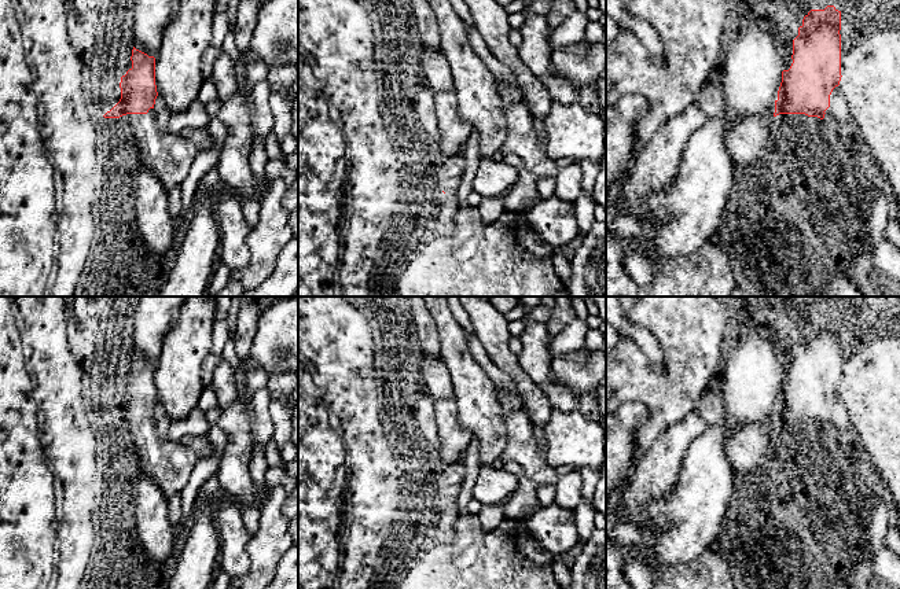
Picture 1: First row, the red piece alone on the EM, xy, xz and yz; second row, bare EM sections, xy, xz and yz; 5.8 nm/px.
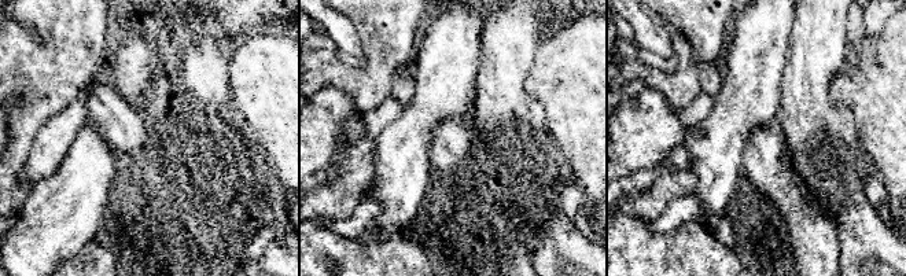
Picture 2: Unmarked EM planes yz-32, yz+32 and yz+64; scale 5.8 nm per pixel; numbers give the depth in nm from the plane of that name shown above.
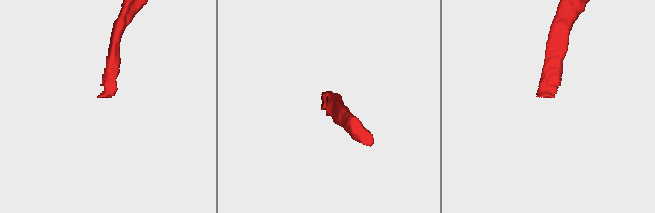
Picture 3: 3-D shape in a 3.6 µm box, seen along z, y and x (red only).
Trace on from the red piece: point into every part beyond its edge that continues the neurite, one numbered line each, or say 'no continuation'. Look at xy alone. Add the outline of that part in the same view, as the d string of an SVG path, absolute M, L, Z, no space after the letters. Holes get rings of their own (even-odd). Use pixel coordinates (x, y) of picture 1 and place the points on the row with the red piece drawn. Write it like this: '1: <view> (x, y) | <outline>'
1: xy (169, 157) | M155 110L147 114L126 114L132 121L132 139L137 146L143 169L150 169L155 178L170 192L188 174L199 150L181 135L172 135L158 128Z

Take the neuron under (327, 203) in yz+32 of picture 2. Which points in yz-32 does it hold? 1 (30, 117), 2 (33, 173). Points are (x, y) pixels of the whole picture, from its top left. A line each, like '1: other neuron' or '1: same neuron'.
1: other neuron
2: same neuron

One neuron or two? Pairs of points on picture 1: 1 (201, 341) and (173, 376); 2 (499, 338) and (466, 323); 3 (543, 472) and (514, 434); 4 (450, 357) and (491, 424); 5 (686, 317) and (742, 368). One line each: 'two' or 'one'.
1: one
2: two
3: one
4: one
5: two

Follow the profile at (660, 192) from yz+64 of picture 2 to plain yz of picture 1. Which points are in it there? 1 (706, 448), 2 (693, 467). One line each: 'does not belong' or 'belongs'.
1: does not belong
2: does not belong

